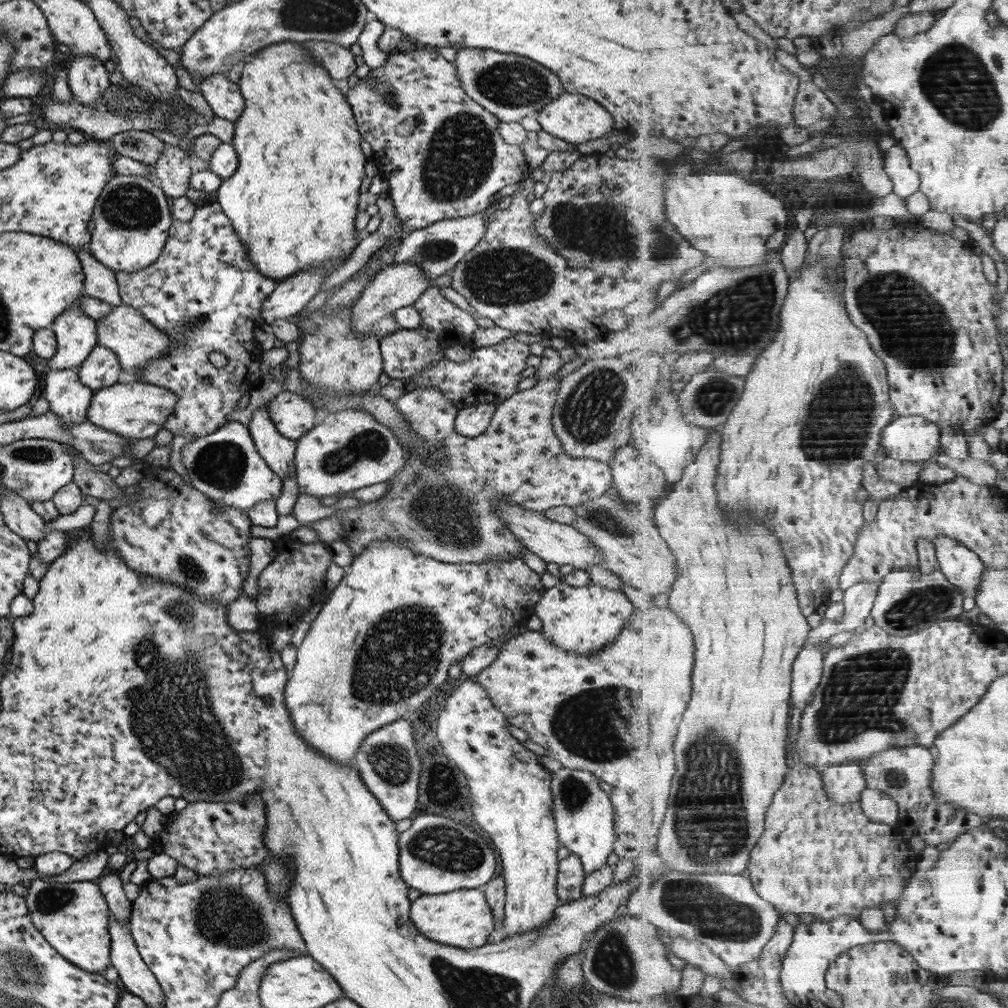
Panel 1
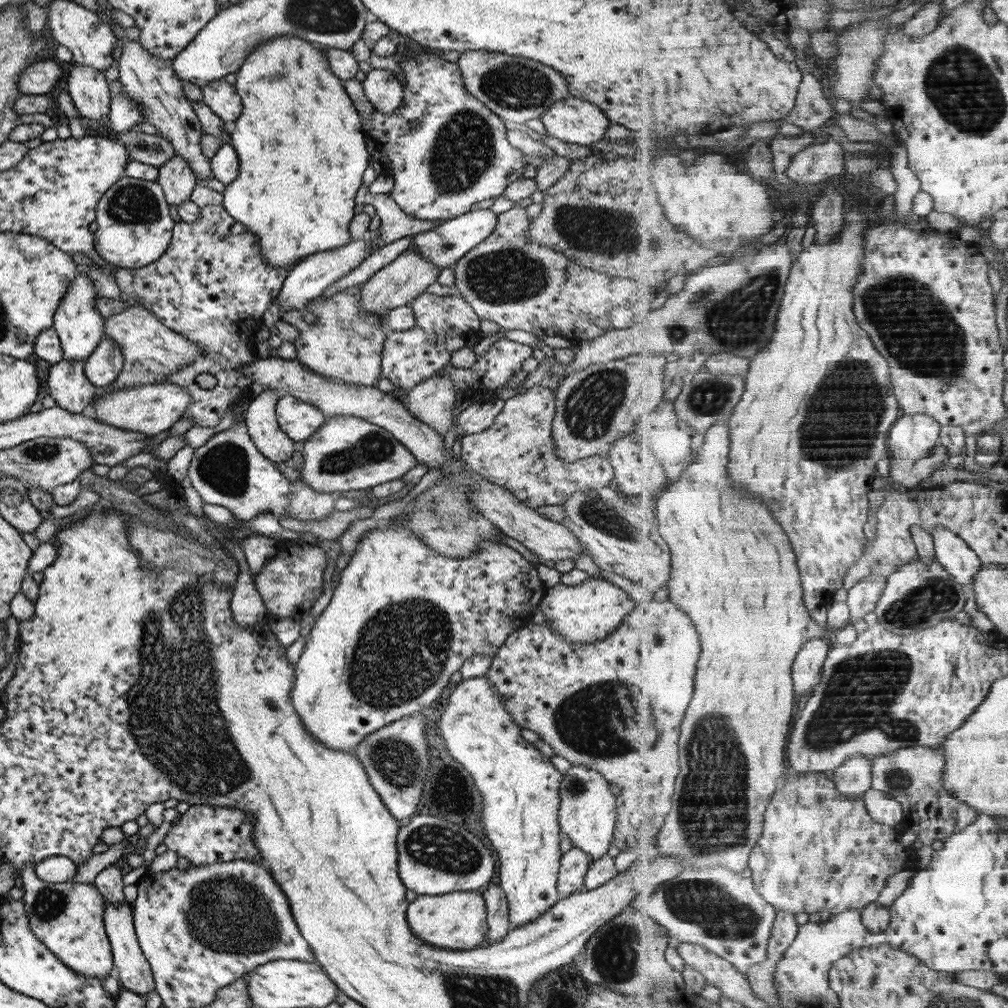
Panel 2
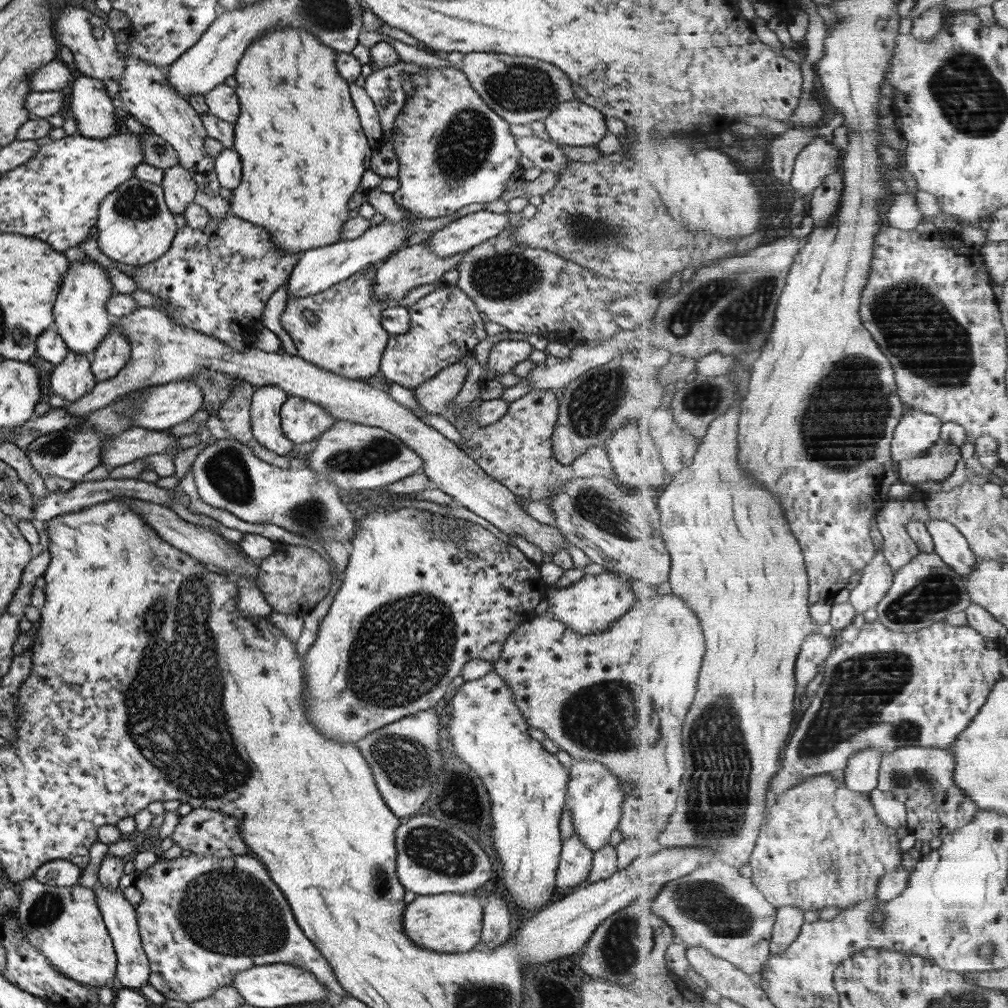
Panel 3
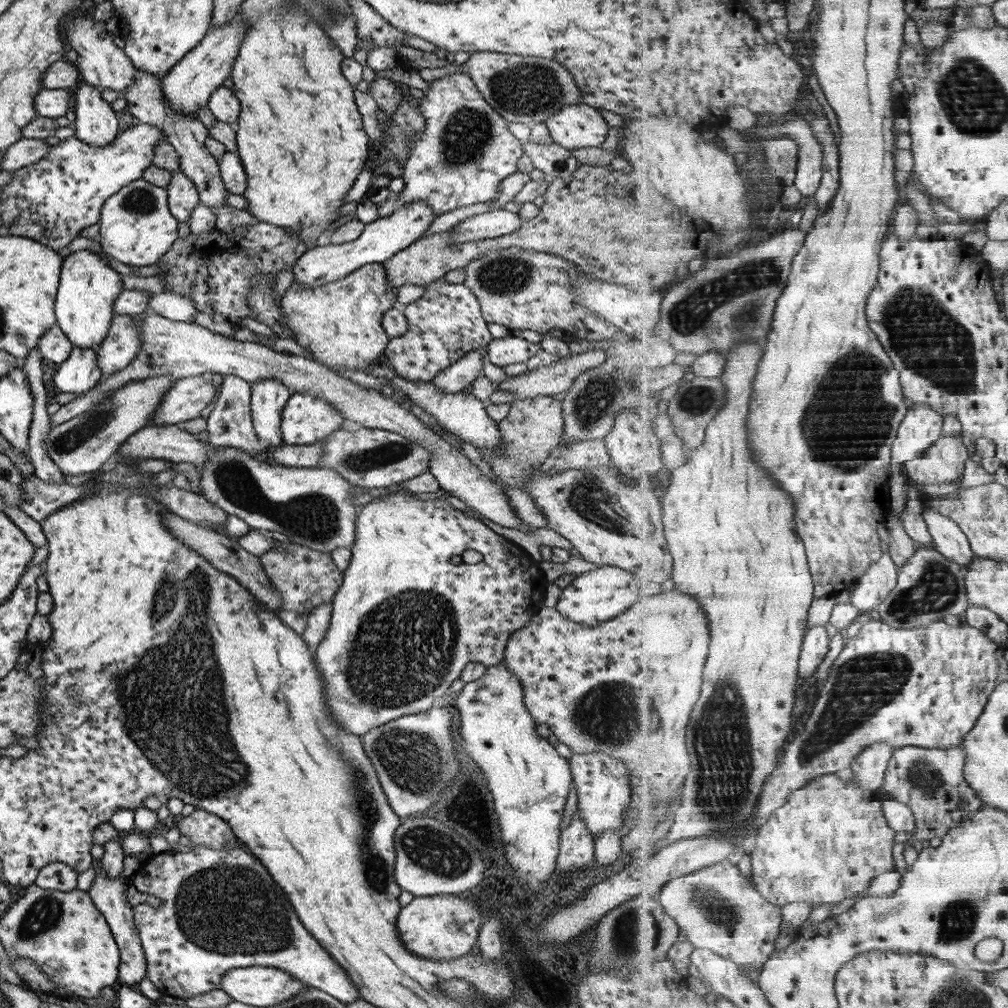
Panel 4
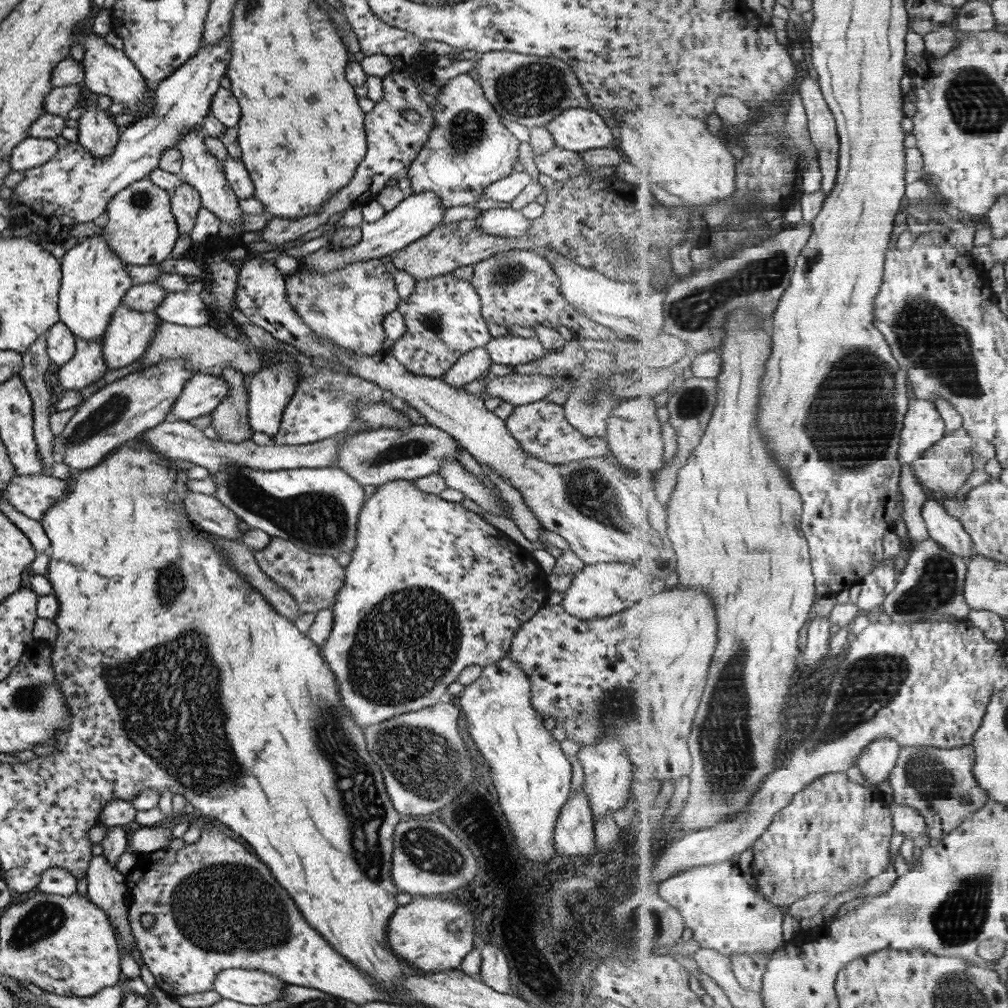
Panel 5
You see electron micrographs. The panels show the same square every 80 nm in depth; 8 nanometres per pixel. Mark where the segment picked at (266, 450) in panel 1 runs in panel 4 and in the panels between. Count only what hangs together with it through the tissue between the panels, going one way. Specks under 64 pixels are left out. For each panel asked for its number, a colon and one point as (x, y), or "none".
2: (260, 419)
3: (264, 424)
4: (267, 398)

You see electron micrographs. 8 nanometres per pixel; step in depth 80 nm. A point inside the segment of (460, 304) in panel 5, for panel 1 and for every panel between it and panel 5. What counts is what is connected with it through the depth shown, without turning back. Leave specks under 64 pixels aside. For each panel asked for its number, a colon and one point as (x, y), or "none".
1: (405, 352)
2: (442, 324)
3: (444, 324)
4: (443, 324)

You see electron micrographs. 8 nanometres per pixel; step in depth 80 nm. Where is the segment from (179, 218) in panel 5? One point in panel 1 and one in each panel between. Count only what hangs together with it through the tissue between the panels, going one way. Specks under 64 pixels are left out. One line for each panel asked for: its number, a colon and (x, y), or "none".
1: (171, 171)
2: (175, 178)
3: (178, 188)
4: (182, 196)

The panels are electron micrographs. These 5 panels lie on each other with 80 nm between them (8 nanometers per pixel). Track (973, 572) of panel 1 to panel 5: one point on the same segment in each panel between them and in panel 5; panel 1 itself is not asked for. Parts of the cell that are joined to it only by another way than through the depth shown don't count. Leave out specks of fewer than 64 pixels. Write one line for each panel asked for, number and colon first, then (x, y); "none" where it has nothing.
2: (952, 551)
3: (951, 544)
4: (948, 537)
5: (949, 531)

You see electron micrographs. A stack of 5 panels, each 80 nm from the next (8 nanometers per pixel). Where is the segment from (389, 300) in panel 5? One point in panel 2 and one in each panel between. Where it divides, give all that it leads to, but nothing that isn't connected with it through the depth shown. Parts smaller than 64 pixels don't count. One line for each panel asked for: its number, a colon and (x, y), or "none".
2: (344, 343)
3: (345, 338)
4: (339, 322)

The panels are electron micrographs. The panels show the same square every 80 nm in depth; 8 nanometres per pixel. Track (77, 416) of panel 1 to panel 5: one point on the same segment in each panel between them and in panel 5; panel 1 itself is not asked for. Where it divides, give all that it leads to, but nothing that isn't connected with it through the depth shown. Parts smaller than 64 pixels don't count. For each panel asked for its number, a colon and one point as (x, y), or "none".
2: (68, 387)
3: (71, 379)
4: (78, 374)
5: (86, 365)

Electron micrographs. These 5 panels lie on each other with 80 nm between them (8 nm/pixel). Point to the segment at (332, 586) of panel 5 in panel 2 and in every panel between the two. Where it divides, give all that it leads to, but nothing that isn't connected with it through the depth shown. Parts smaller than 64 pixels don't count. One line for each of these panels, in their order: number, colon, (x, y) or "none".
2: (288, 584)
3: (293, 578)
4: (305, 578)

